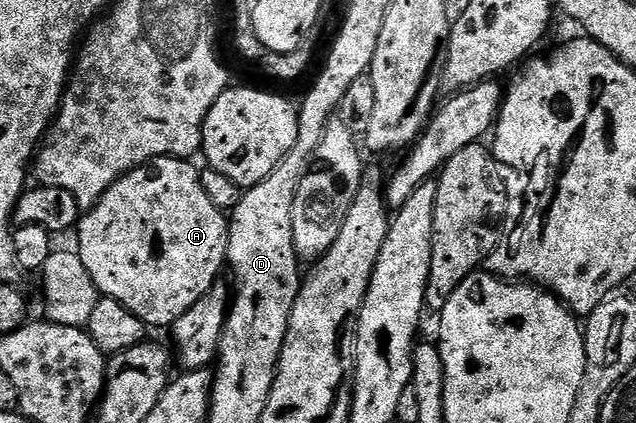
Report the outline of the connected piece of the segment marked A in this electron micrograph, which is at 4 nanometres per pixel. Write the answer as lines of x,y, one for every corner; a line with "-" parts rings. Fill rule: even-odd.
155,158
151,162
144,162
142,166
137,166
131,172
123,175
118,182
111,184
111,188
107,188
107,192
101,194
101,199
82,213
75,227
75,235
77,234
75,252
83,260
83,268
87,268
98,291
106,298
119,300
119,304
123,304
123,308
135,312
135,316
139,316
139,320
143,320
146,327
149,328
153,328
153,326
172,327
173,322
179,320
179,316
183,316
183,312
187,312
187,308
191,308
191,304
195,304
205,295
207,288
211,288
218,282
222,277
221,269
224,271
227,266
230,219
227,217
226,211
215,208
215,204
211,204
207,192
203,192
201,170
193,167
193,164
192,161
183,158

